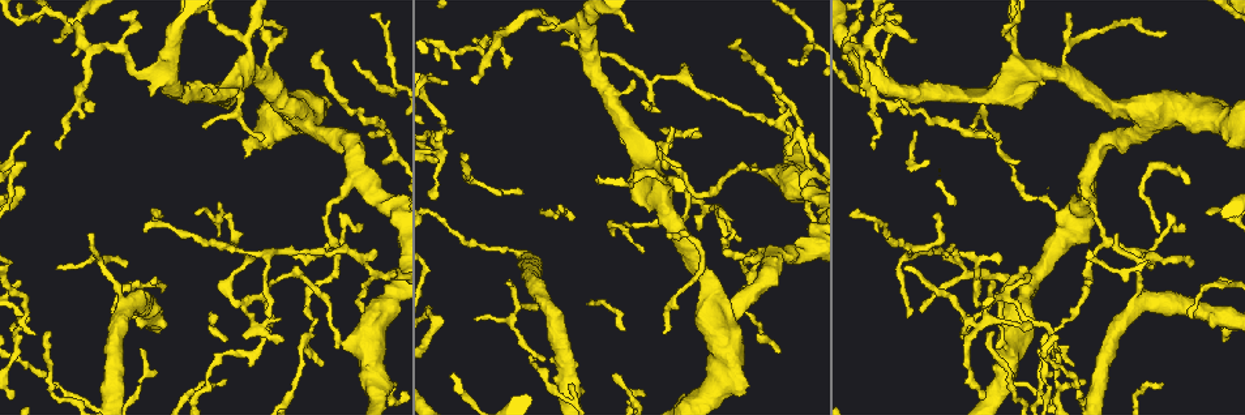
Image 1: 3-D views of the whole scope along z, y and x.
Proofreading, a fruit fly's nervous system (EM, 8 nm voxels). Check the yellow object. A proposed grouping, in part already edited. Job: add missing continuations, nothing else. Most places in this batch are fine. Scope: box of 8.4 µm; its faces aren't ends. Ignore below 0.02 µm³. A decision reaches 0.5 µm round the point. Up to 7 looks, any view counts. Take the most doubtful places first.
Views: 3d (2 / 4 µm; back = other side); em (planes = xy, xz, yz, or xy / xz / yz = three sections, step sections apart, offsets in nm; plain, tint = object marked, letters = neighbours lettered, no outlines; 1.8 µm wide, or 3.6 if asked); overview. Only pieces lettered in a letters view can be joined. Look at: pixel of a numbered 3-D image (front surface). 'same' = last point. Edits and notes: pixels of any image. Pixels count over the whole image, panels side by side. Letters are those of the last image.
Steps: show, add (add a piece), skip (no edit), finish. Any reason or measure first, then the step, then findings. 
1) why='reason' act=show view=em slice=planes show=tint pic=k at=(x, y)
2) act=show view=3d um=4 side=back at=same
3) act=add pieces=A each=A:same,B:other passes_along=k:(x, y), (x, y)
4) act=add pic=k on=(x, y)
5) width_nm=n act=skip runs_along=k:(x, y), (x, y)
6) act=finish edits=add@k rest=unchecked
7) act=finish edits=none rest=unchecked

why='calibre changes' act=show view=3d um=2 pic=1 at=(692, 87)

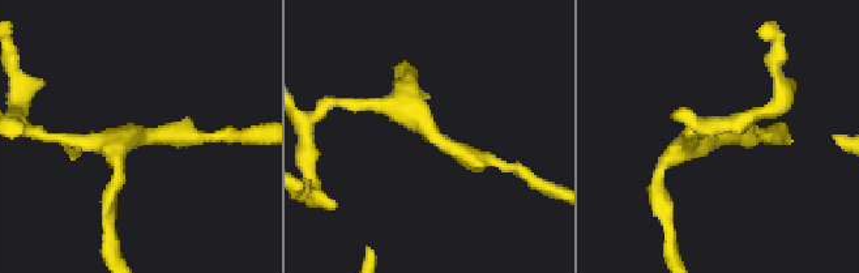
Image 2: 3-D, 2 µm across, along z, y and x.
act=show view=em slice=planes show=letters pic=2 at=(432, 136)

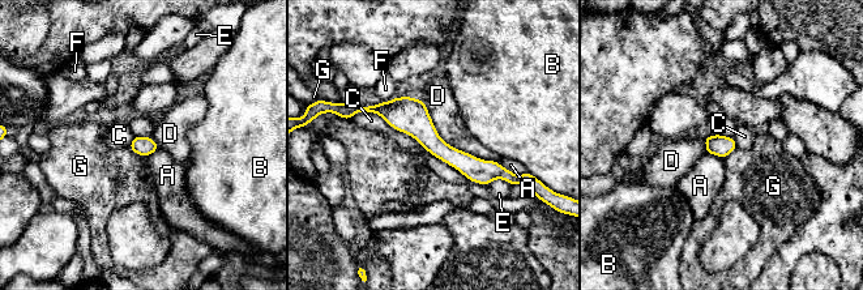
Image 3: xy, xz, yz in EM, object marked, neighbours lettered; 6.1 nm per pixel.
act=skip each=A:other,B:other,C:other,D:other,E:other,F:other,G:other border=3:(127, 146), (144, 157) found='none of them fits'

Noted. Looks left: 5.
why='an open end' act=show view=em slice=xy step=16 show=letters pic=1 at=(292, 258)

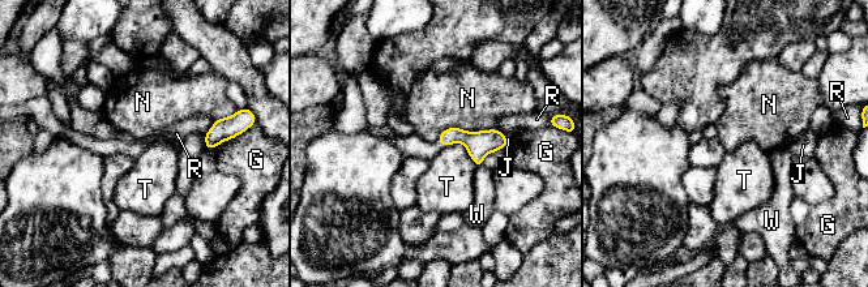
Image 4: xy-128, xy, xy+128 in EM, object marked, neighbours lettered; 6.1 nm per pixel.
why='another direction' act=show view=em slice=planes show=letters at=same

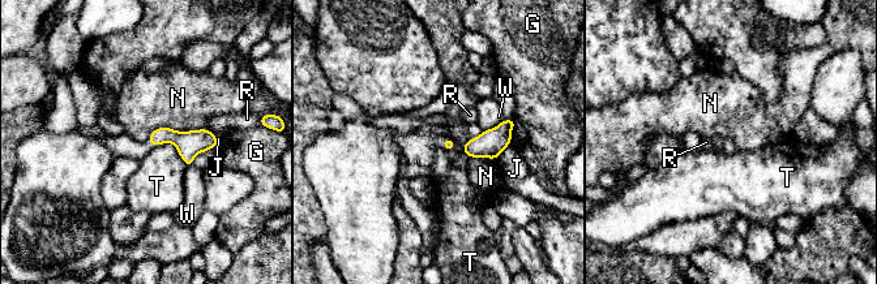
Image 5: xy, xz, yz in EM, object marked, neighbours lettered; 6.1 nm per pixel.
longest_contact=N:380nm act=skip each=G:other,J:other,N:other,R:other,T:other,W:other found='none of them fits'

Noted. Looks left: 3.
why='free end' act=show view=3d um=4 pic=1 at=(1115, 237)

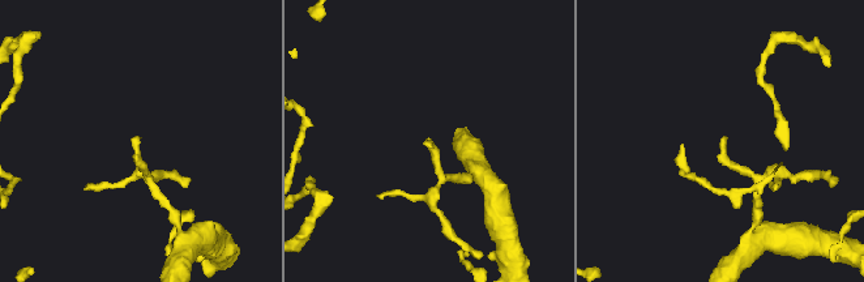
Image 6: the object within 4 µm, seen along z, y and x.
why='need the tissue' act=show view=em slice=planes show=letters pic=6 at=(723, 140)

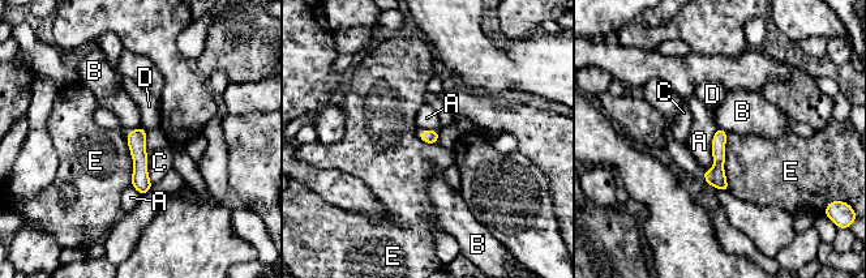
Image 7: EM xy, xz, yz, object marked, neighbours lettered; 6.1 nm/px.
act=skip each=A:other,B:other,C:other,D:other,E:other runs_along=7:(140, 131), (140, 182), (144, 189) found='none of them fits'

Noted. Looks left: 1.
act=finish edits=none rest=unchecked

